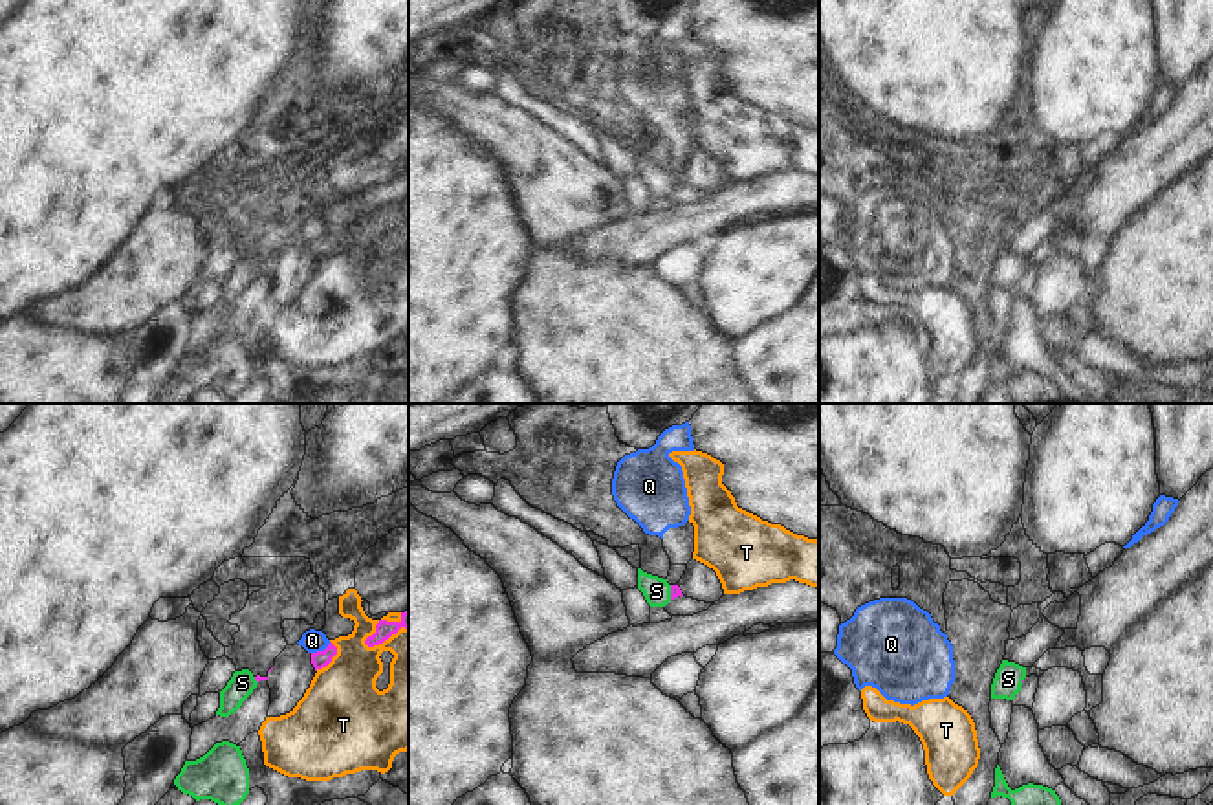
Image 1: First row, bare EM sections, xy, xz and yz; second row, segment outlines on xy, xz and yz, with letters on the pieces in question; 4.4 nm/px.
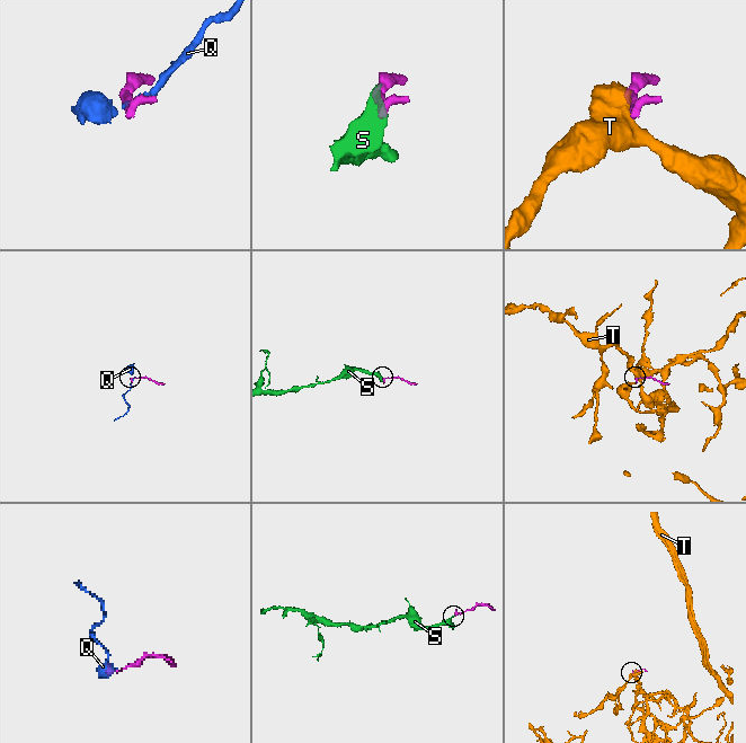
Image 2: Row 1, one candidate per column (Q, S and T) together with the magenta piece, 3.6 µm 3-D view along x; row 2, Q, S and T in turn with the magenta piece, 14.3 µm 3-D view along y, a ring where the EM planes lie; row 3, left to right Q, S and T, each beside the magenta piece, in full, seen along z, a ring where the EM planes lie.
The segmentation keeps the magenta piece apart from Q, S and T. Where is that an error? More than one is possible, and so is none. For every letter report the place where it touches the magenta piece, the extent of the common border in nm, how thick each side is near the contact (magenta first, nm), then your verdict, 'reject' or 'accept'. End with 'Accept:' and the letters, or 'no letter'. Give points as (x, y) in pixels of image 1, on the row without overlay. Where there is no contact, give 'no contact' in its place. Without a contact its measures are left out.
Q: contact xy (321, 241); length 100 nm; calibres 80 and 100 nm; reject
S: contact xz (671, 182); length 60 nm; calibres 50 and 120 nm; accept
T: contact xy (332, 246); length 150 nm; calibres 80 and 360 nm; reject
Accept: S

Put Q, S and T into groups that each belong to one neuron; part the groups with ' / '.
Q / S / T

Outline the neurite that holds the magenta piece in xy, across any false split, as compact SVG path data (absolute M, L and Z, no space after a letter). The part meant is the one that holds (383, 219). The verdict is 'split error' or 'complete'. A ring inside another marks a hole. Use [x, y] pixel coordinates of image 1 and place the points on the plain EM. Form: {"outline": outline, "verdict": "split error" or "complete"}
{"outline": "M409 198L401 202L401 211L387 211L379 209L376 215L376 222L365 229L368 237L379 235L385 229L388 229L392 224L396 224L401 216L409 218Z", "verdict": "complete"}

